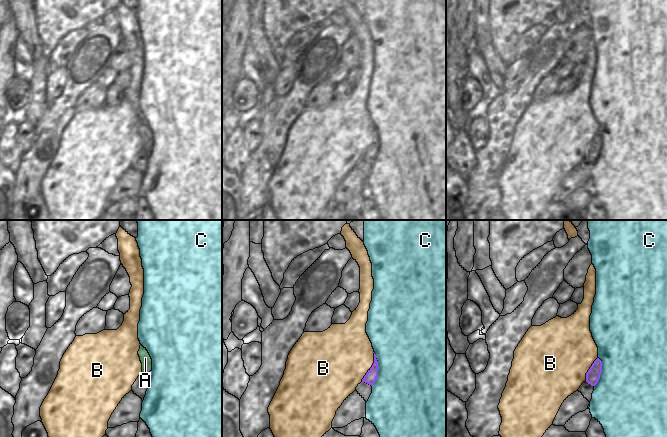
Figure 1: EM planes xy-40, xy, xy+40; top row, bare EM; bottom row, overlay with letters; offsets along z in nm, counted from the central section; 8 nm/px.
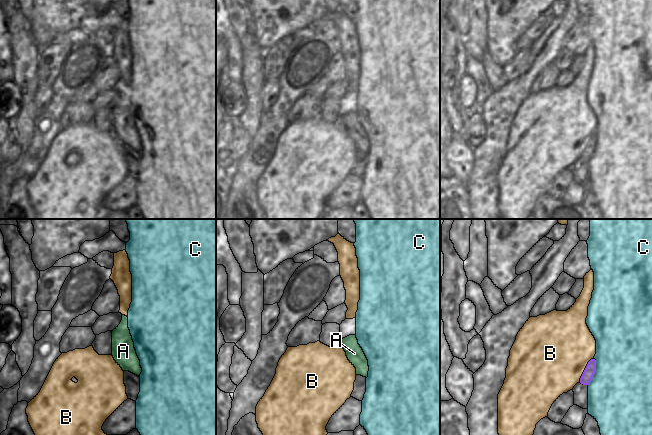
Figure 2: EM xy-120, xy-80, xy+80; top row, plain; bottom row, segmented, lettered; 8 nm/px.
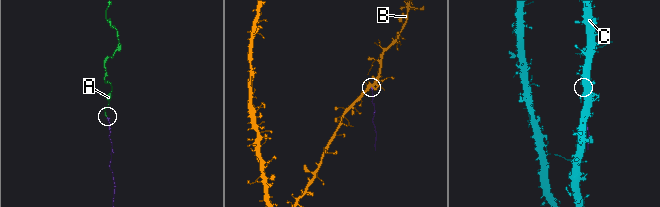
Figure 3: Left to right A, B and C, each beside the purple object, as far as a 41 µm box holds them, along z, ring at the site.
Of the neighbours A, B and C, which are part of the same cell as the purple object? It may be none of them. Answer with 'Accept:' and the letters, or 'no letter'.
Accept: A

